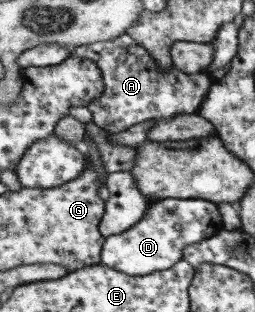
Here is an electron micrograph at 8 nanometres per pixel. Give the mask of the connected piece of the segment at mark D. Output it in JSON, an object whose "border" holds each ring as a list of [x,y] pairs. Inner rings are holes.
{"border":[[[161,199],[150,201],[145,214],[132,227],[106,237],[99,263],[132,278],[162,271],[181,260],[181,249],[217,234],[223,229],[217,204],[205,199]]]}

